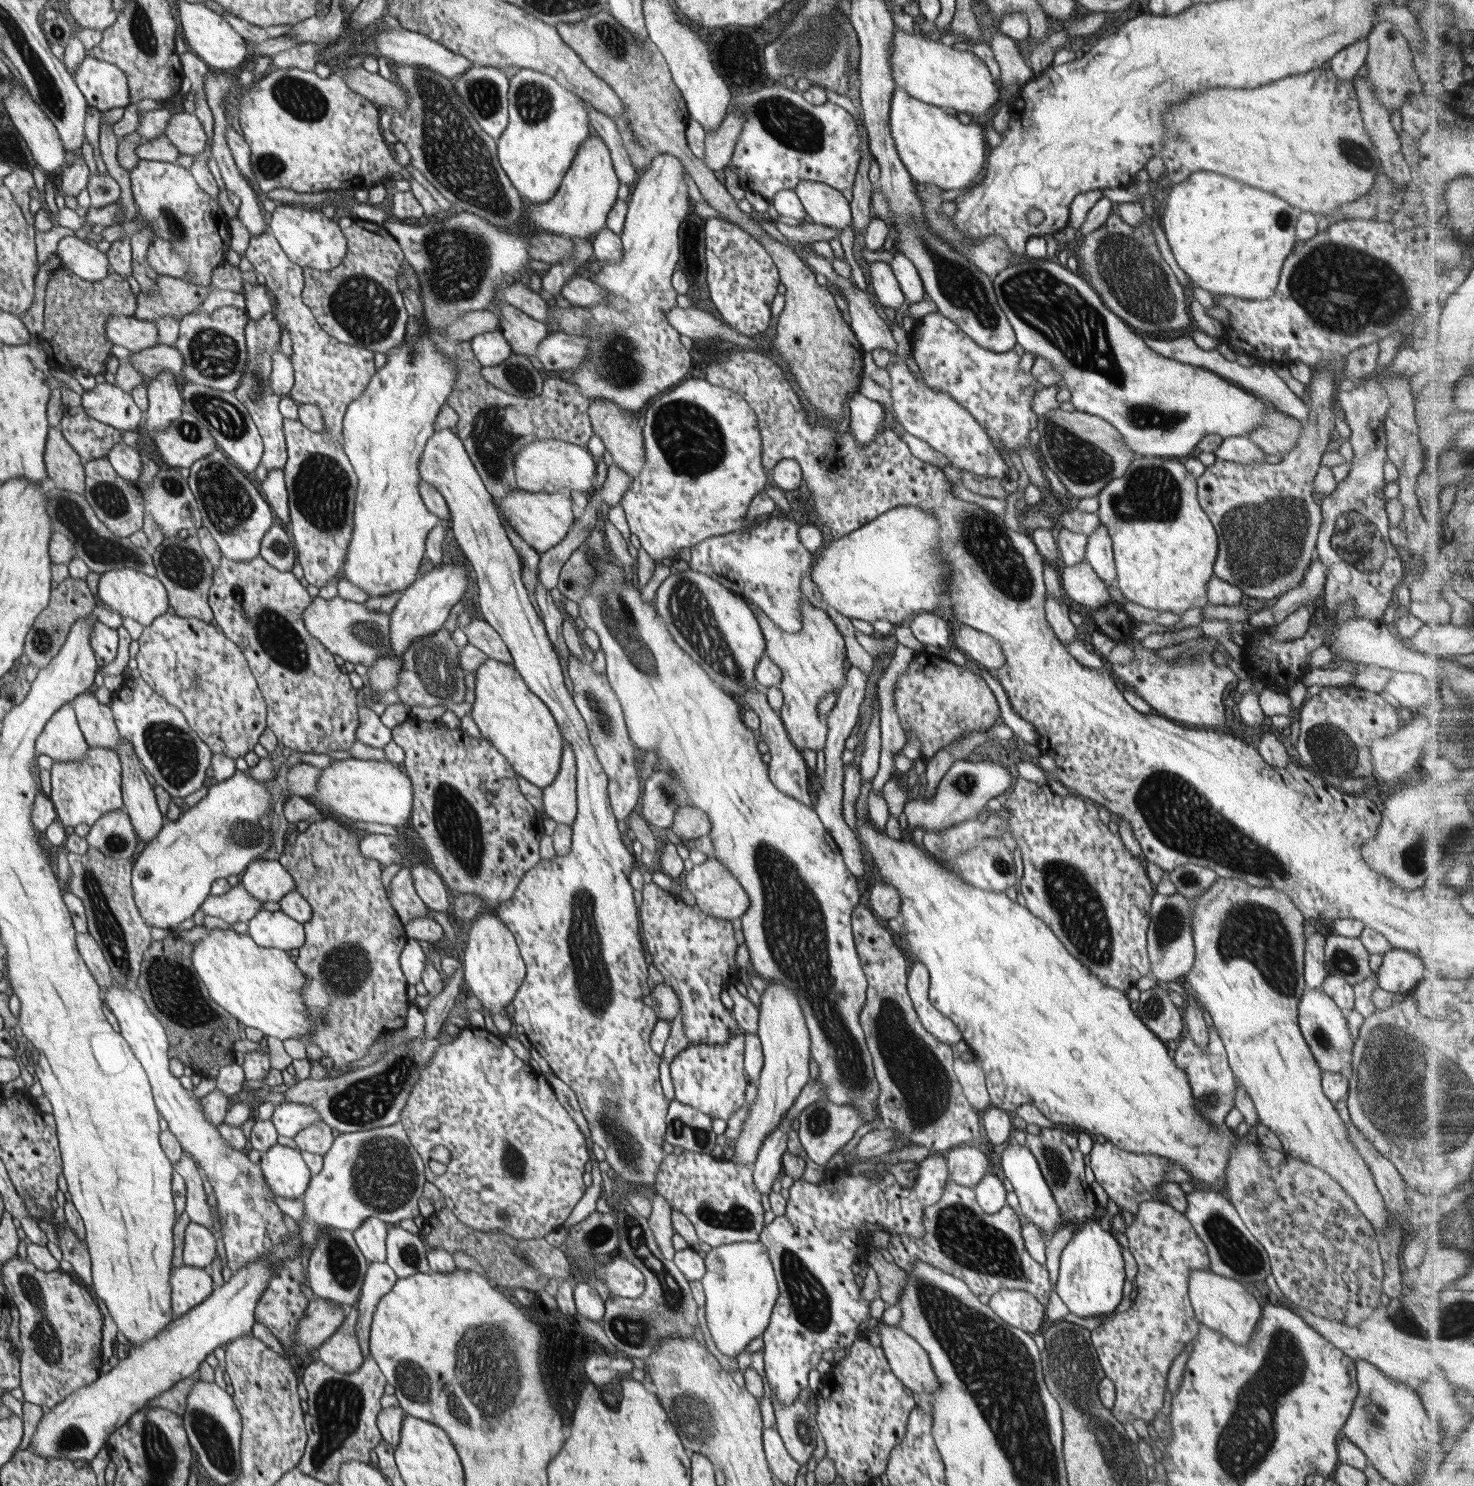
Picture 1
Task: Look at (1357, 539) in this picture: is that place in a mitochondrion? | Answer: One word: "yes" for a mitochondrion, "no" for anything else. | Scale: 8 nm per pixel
yes

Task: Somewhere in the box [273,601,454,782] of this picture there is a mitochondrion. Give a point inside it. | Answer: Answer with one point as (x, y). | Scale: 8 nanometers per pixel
(374, 633)

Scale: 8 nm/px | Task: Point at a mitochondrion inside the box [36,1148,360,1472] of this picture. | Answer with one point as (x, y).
(72, 1438)

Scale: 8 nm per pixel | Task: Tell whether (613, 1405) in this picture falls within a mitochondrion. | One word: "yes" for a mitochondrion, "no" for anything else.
no

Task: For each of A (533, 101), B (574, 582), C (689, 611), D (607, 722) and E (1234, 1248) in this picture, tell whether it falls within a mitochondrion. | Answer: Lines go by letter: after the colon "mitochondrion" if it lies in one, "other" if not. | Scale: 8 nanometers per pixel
A: mitochondrion
B: mitochondrion
C: mitochondrion
D: mitochondrion
E: mitochondrion

